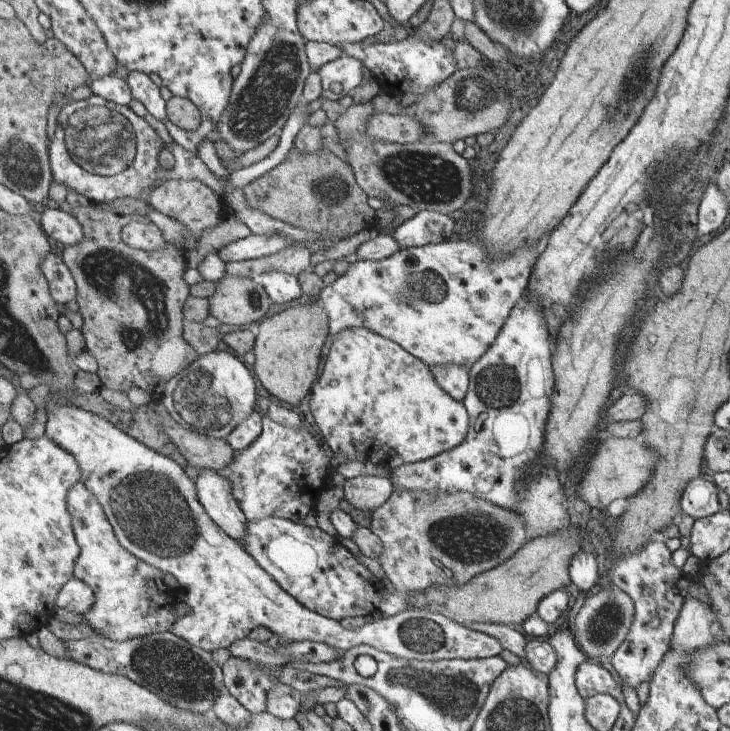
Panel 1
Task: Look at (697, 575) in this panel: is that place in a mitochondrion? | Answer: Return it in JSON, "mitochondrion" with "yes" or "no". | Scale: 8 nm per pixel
{"mitochondrion":"no"}

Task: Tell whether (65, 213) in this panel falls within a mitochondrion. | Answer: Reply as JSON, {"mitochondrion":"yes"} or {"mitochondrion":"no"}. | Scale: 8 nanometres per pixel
{"mitochondrion":"no"}

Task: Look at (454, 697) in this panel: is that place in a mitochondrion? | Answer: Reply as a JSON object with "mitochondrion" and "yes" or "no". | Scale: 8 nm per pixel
{"mitochondrion":"yes"}

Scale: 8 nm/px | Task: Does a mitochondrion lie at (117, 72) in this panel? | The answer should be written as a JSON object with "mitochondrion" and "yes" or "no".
{"mitochondrion":"no"}

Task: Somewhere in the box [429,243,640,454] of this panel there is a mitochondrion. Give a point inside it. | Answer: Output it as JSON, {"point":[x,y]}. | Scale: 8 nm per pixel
{"point":[498,387]}

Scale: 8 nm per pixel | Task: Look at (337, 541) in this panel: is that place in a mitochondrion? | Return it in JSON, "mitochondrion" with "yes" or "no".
{"mitochondrion":"no"}

